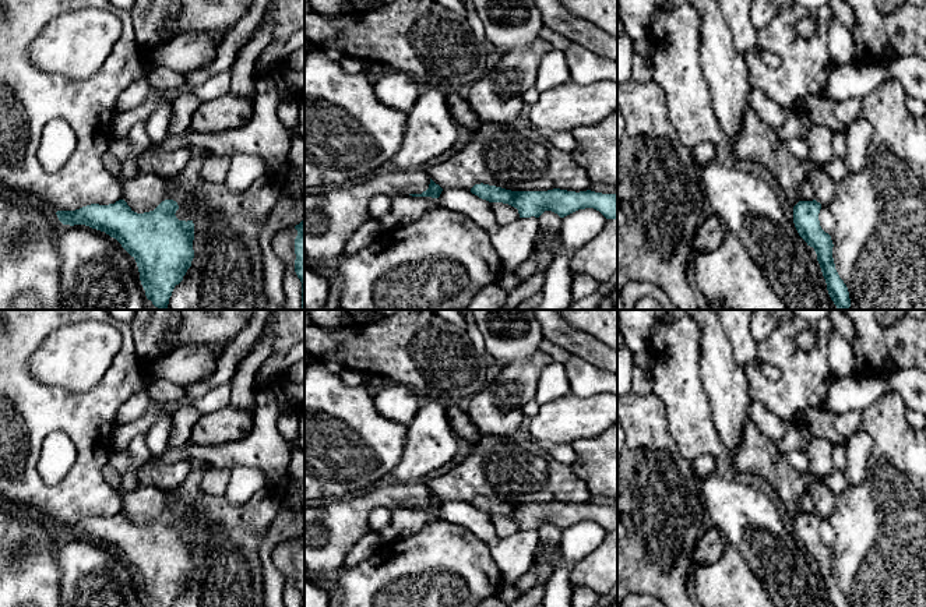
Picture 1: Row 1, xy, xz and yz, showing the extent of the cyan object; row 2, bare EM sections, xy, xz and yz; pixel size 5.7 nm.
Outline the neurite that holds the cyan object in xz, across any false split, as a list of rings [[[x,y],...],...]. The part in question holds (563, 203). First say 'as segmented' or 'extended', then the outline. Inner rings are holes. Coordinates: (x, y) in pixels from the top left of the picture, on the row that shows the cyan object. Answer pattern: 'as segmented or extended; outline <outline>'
as segmented; outline [[[475,184],[471,193],[489,202],[503,202],[518,209],[520,218],[539,218],[552,211],[564,218],[578,209],[594,208],[606,219],[617,219],[617,194],[602,194],[591,190],[567,191],[511,191],[489,184]]]

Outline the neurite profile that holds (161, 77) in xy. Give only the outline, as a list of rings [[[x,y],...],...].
[[[156,66],[151,70],[147,82],[151,87],[173,89],[184,84],[184,77],[163,66]]]

